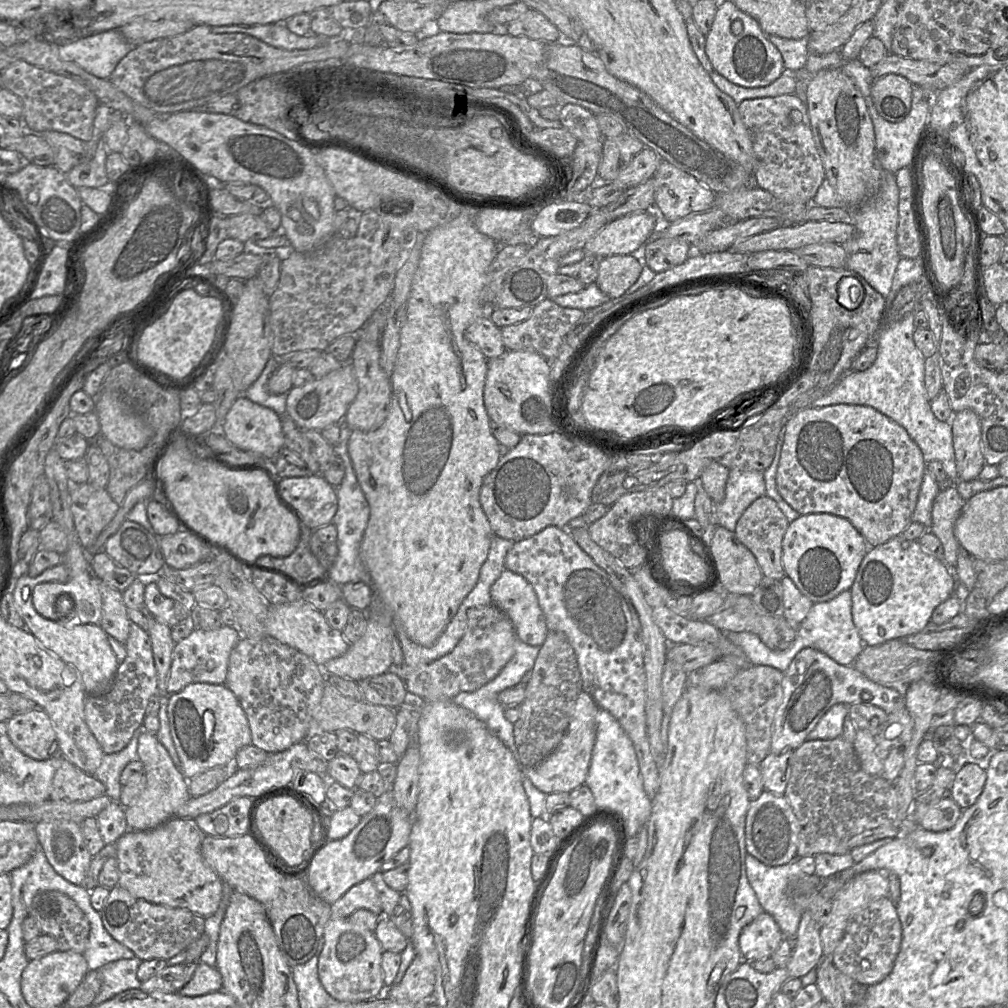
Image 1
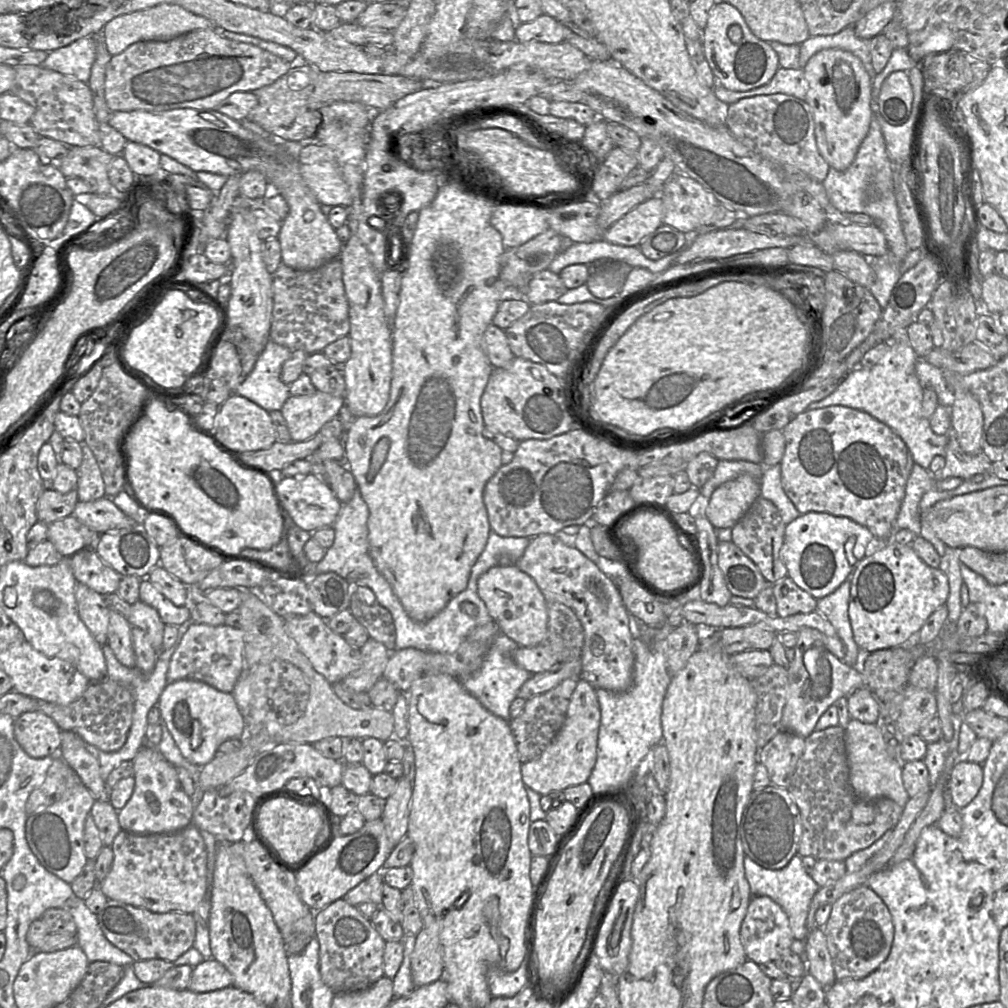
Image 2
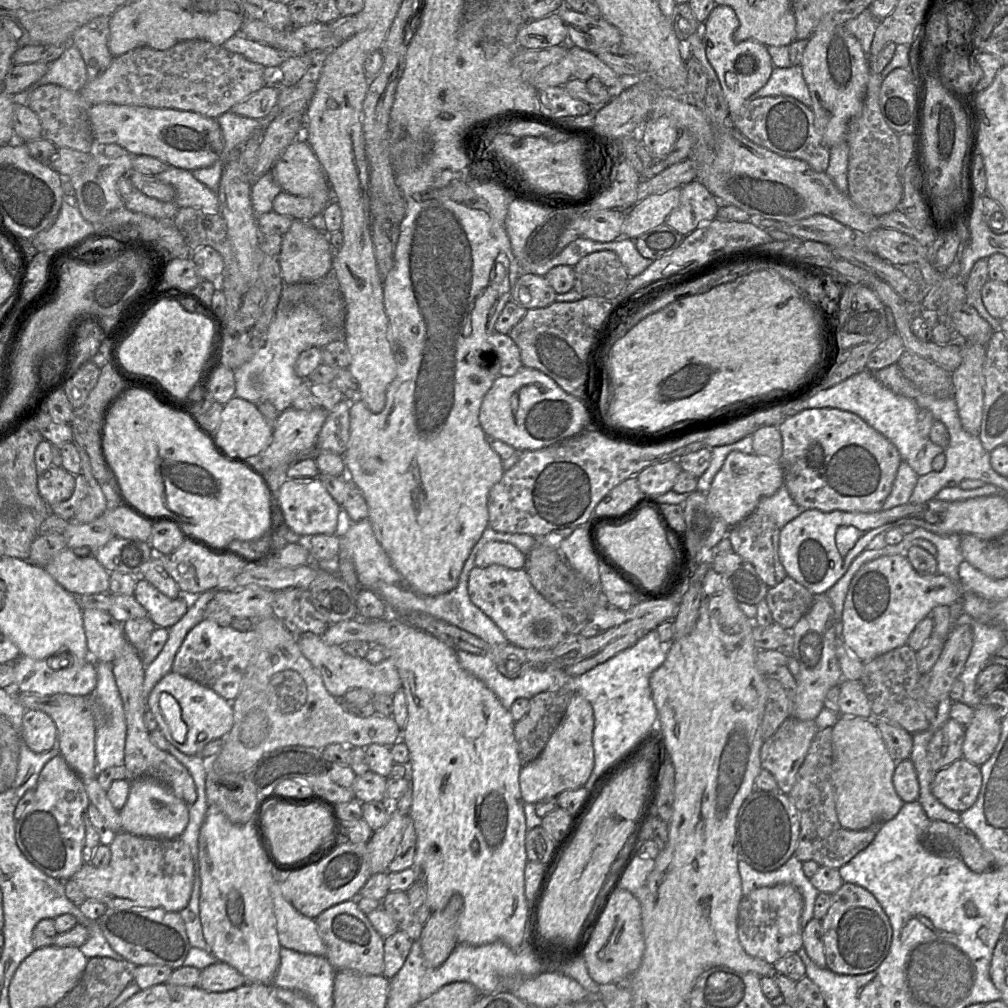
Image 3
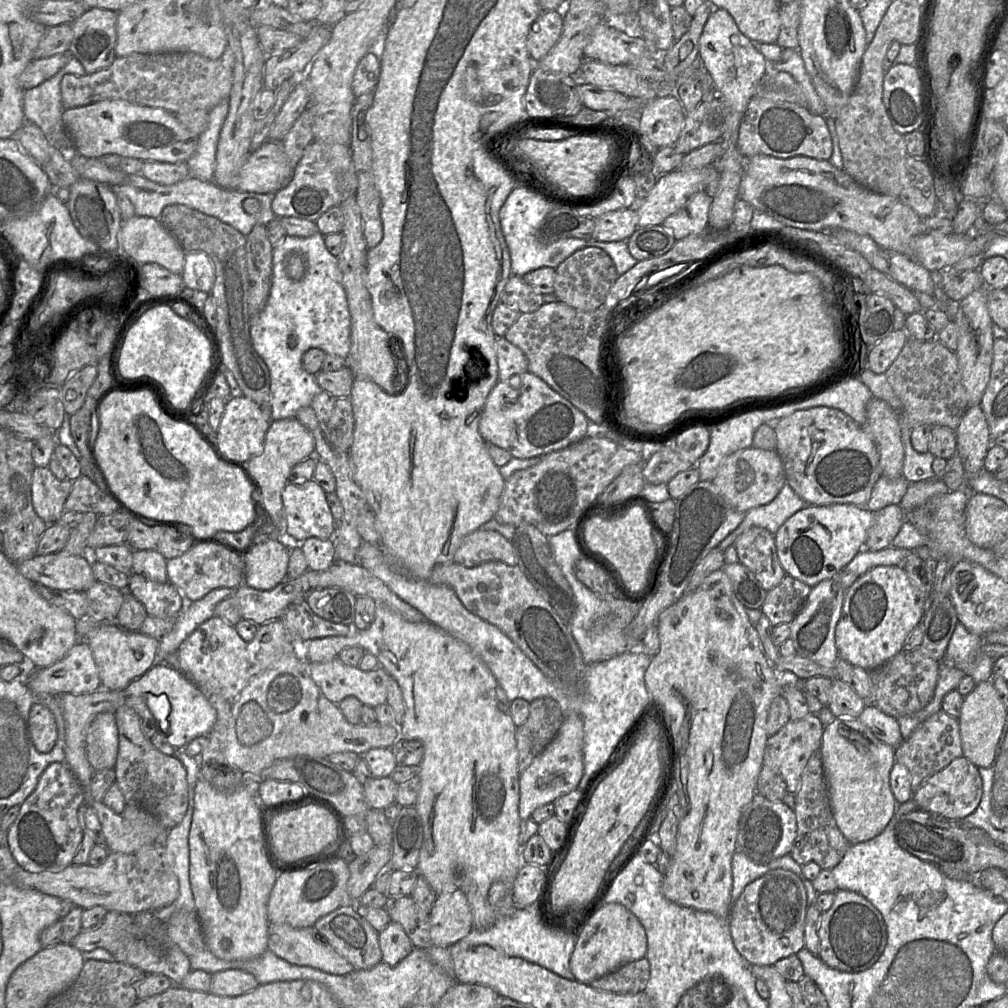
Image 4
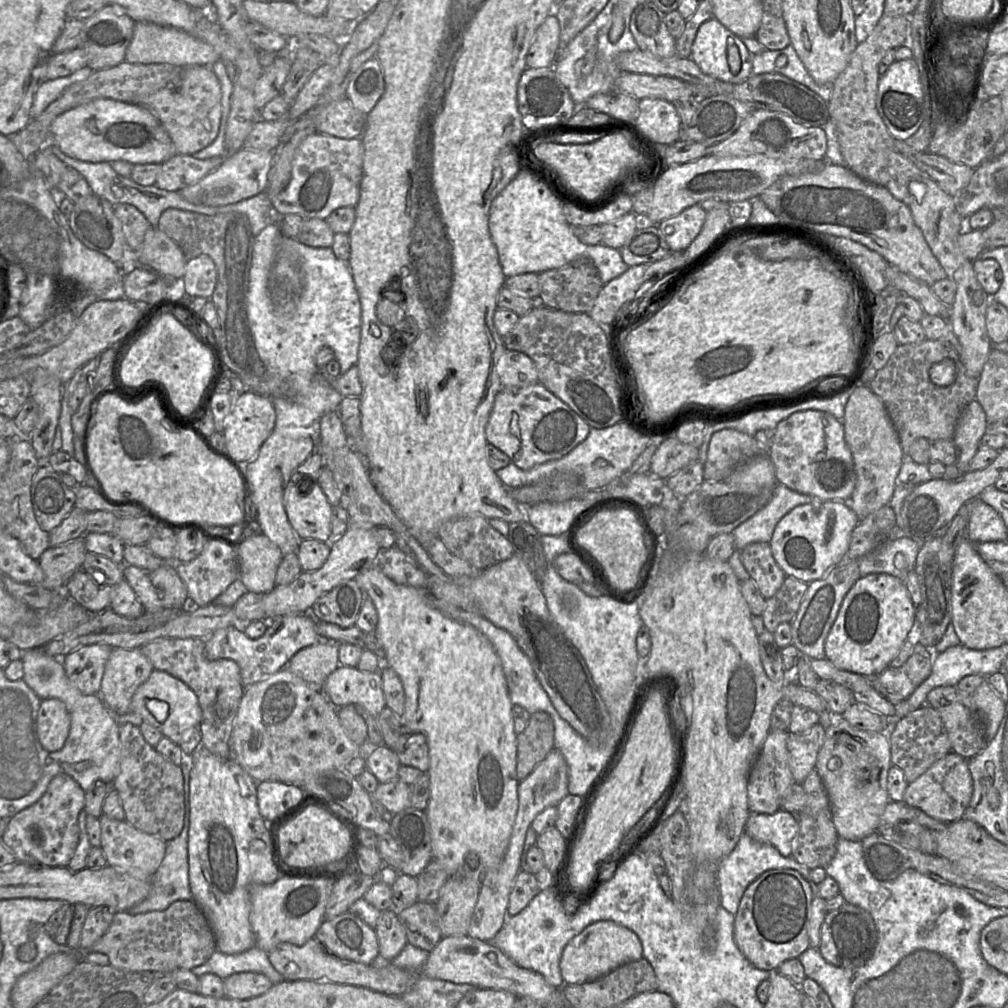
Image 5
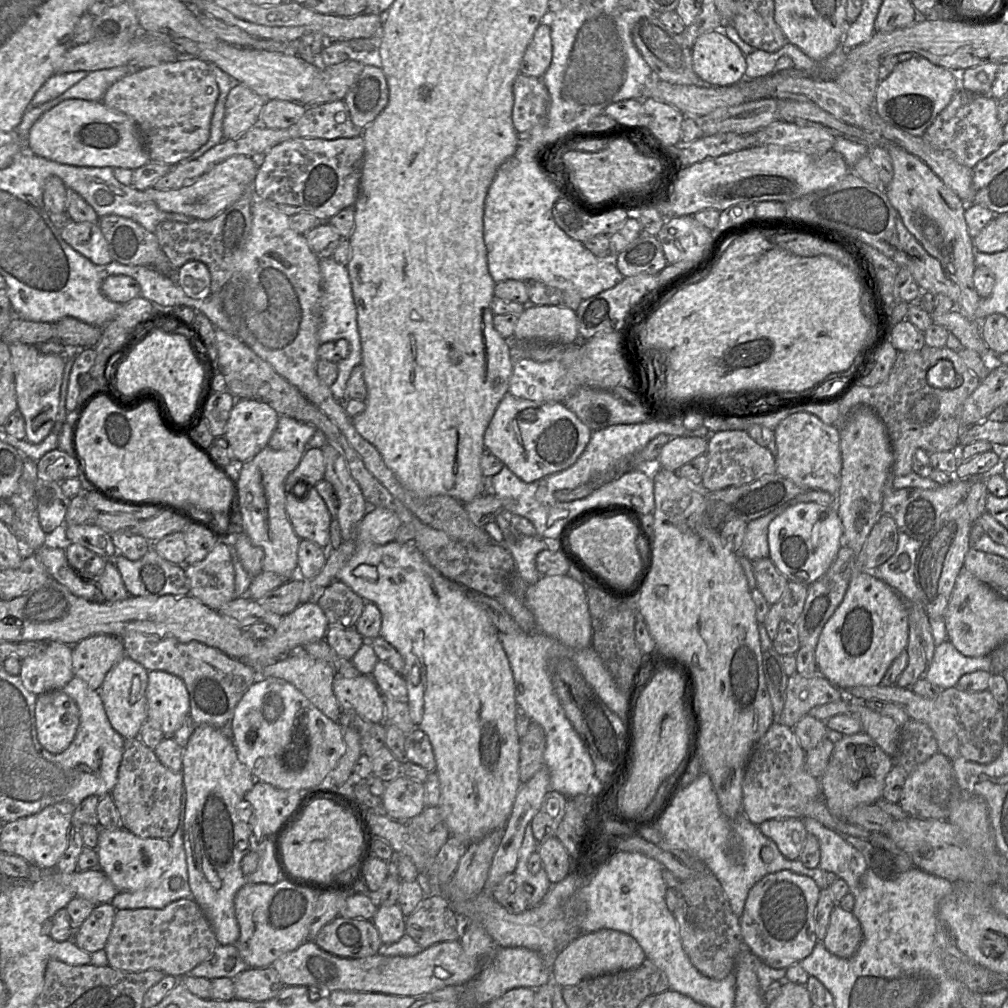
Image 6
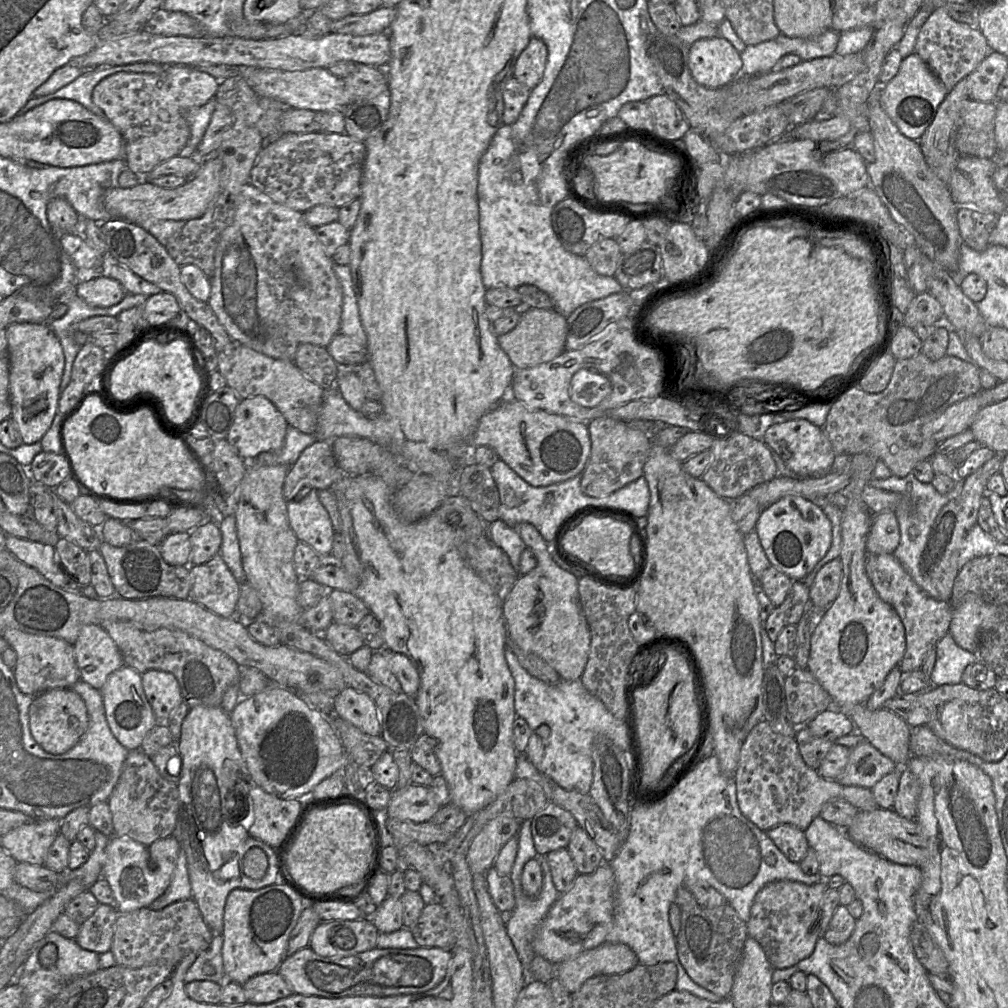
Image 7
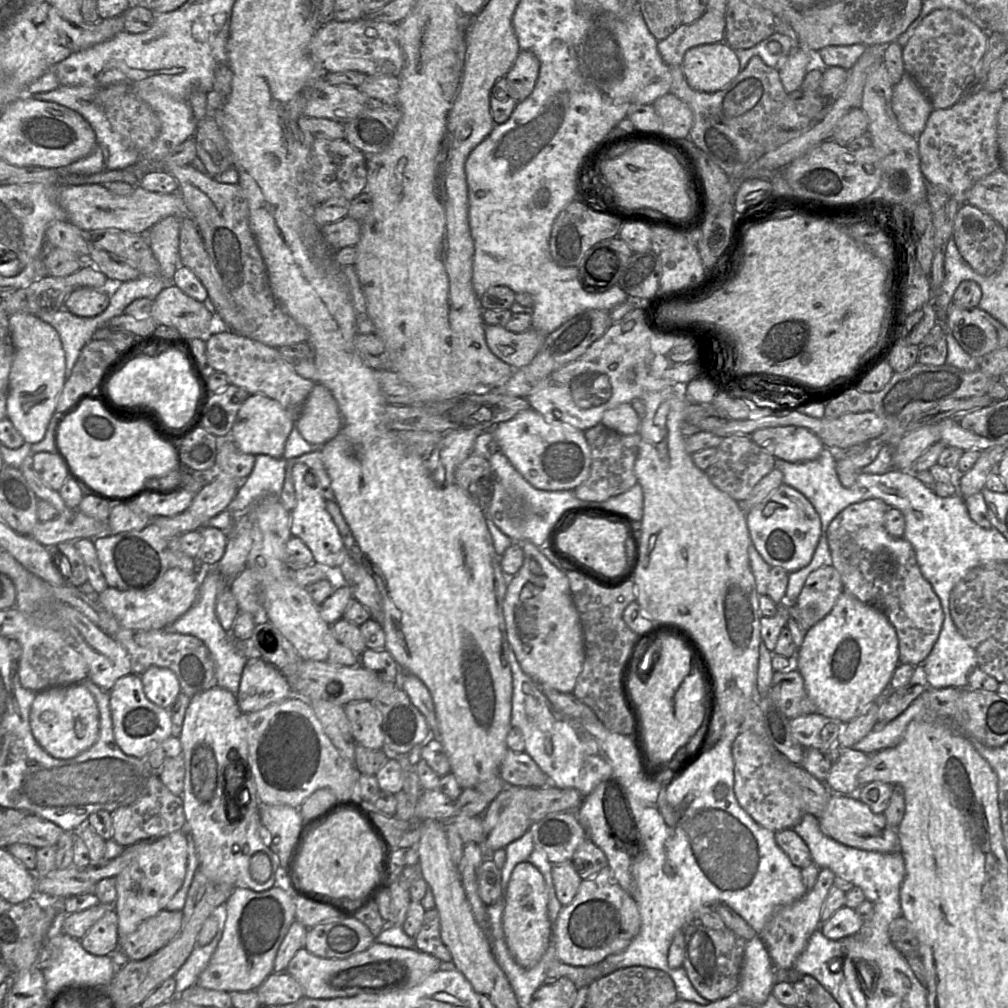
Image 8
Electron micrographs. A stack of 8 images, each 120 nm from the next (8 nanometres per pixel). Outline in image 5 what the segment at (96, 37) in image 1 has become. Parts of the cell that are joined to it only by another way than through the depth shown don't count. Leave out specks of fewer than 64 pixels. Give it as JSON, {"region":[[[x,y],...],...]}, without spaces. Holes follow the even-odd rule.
{"region":[[[89,67],[81,68],[69,76],[42,81],[38,86],[31,108],[31,119],[37,118],[70,85],[87,79],[94,71]]]}

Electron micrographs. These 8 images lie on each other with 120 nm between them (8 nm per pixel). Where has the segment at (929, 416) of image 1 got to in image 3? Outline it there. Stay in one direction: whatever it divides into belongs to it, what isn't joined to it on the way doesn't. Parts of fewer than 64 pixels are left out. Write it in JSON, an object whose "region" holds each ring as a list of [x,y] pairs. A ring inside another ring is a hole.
{"region":[[[867,369],[834,386],[817,391],[807,398],[807,405],[809,407],[806,409],[836,408],[858,415],[894,444],[902,461],[906,462],[919,477],[933,471],[932,461],[934,457],[945,450],[934,444],[929,436],[922,436],[919,433],[917,424],[919,407],[916,402],[883,386]]]}

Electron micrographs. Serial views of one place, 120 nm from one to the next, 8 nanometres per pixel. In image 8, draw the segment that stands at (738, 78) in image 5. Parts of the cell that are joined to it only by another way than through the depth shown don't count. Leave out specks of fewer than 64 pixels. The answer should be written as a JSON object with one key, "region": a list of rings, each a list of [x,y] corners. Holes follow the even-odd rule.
{"region":[[[725,42],[695,46],[682,62],[689,86],[706,93],[725,88],[740,73],[739,67],[736,50]]]}

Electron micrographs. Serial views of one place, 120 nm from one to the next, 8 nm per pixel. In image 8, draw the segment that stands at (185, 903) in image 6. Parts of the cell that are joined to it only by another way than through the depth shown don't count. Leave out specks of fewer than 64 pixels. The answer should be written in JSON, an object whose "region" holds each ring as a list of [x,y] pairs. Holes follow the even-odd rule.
{"region":[[[162,910],[144,920],[126,938],[119,939],[119,948],[129,960],[143,960],[154,954],[179,933],[182,925],[182,911]]]}

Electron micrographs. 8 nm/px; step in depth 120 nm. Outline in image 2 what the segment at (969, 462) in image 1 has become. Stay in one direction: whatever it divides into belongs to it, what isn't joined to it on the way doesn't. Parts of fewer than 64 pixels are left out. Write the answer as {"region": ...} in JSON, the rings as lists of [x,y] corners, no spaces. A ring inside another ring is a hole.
{"region":[[[970,393],[954,394],[951,424],[960,447],[968,454],[982,451],[984,416],[979,401]]]}

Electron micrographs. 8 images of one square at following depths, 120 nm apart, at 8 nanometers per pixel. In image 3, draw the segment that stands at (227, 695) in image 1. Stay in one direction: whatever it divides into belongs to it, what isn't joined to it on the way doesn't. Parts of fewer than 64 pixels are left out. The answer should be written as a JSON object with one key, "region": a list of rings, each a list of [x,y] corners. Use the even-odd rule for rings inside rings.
{"region":[[[173,671],[155,685],[146,700],[146,709],[154,715],[158,729],[165,739],[186,755],[200,755],[207,743],[223,739],[231,731],[234,723],[231,702],[219,696],[212,689]]]}

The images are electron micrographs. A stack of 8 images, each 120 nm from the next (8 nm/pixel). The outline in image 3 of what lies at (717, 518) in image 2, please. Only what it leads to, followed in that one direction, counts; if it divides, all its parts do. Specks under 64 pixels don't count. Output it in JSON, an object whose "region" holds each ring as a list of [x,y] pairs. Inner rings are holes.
{"region":[[[734,450],[728,454],[715,475],[706,494],[707,501],[711,510],[732,527],[753,513],[763,497],[773,495],[783,484],[784,476],[780,461]]]}

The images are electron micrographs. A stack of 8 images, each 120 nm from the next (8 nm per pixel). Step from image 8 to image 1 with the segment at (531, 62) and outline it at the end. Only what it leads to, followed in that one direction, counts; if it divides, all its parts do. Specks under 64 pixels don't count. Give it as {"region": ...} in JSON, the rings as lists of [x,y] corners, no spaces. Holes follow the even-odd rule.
{"region":[[[530,9],[518,19],[506,24],[507,34],[542,40],[547,43],[560,41],[561,34],[543,14]]]}

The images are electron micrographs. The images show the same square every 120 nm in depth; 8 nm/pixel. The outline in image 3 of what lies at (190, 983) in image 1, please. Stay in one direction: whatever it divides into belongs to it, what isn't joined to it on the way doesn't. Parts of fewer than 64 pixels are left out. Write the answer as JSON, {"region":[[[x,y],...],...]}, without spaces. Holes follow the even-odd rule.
{"region":[[[217,961],[201,970],[198,987],[211,992],[236,989],[247,983],[245,977],[227,963]]]}

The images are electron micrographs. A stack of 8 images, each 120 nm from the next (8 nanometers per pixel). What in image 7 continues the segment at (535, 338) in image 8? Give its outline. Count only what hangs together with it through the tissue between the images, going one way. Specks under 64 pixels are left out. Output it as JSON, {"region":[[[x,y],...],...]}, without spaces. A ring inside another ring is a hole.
{"region":[[[530,308],[521,314],[514,329],[506,334],[497,336],[497,339],[515,369],[526,369],[548,362],[562,353],[565,350],[566,336],[566,316],[553,308]]]}

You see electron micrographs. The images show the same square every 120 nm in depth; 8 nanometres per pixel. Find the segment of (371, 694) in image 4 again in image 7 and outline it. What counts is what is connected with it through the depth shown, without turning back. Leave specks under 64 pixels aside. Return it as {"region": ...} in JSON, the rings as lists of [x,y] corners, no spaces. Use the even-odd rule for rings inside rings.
{"region":[[[346,687],[336,696],[333,714],[371,736],[381,735],[378,709],[365,693]]]}

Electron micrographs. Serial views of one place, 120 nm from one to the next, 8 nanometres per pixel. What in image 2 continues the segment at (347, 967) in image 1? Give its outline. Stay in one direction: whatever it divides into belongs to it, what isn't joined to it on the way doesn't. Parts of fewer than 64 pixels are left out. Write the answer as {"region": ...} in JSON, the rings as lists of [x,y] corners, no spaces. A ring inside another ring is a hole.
{"region":[[[338,899],[316,911],[315,938],[319,941],[319,969],[323,982],[335,993],[367,989],[384,976],[386,942],[356,906]]]}

